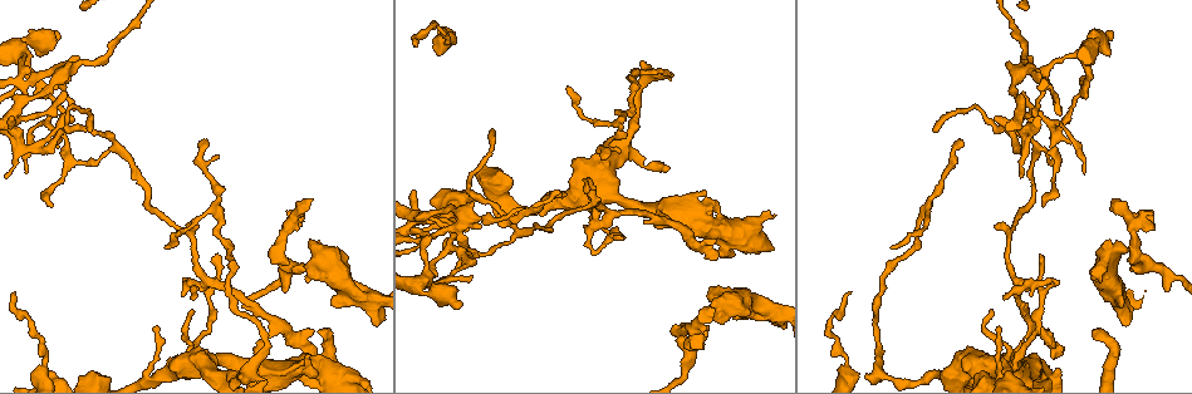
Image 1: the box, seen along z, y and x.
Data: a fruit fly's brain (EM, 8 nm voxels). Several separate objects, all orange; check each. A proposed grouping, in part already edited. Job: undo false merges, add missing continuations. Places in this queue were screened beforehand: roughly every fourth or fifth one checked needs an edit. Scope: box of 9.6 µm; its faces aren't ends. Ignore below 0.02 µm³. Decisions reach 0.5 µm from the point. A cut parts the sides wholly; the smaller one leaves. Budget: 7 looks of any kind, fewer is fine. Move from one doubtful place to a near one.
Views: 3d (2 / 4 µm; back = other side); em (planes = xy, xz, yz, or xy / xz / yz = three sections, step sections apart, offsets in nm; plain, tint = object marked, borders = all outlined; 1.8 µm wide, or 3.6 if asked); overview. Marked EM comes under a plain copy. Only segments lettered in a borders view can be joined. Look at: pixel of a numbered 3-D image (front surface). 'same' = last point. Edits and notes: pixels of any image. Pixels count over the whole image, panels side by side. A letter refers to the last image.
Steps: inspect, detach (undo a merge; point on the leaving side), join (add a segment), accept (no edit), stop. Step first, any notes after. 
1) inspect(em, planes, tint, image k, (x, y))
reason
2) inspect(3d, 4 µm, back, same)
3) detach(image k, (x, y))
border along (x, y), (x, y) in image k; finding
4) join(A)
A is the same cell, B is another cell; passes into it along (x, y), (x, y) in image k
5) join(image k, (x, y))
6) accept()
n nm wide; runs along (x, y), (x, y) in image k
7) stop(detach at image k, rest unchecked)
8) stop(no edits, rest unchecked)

inspect(3d, 4 µm, image 1, (737, 318))
thick end

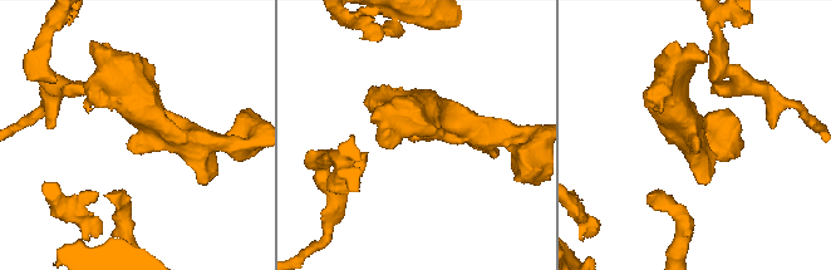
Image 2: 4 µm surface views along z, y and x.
inspect(em, planes, borders, image 2, (694, 153))
arms of 280, 480 nm

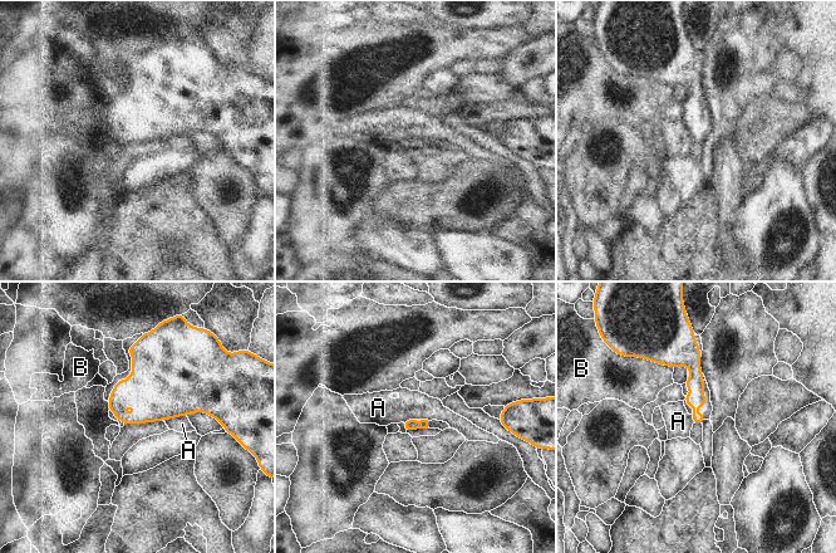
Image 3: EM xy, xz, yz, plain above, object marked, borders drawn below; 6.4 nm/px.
accept()
B touches over 240 nm; A and B are other cells; border along (186, 415), (162, 420) in image 3; no lettered segment goes on from it

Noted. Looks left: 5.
inspect(em, 3.6 µm, xy, step 4, borders, image 1, (713, 310))
an open end

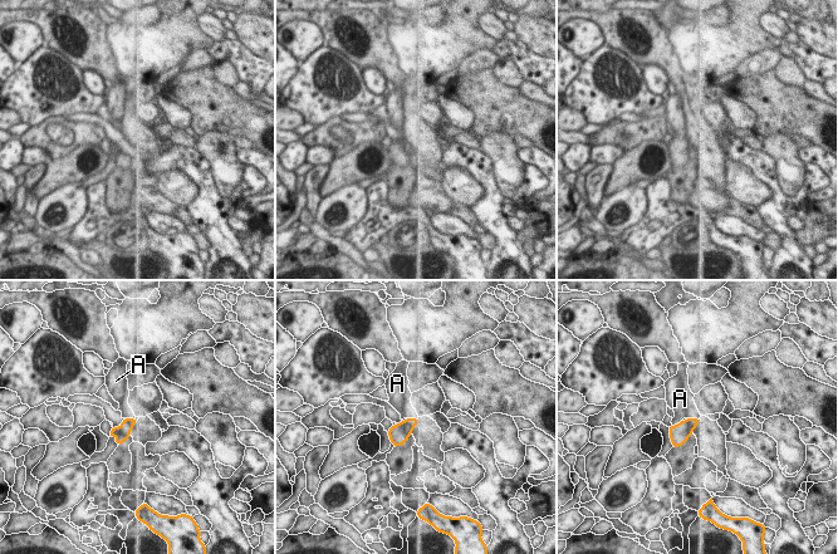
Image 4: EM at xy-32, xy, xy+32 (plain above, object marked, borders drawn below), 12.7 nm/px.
inspect(em, 3.6 µm, planes, borders, same)

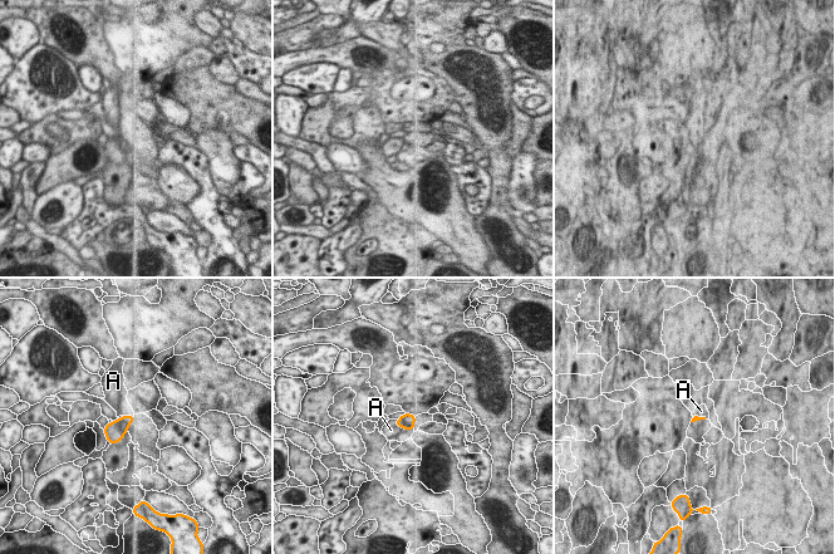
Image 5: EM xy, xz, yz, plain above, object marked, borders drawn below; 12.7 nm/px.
join(A)
A is the same cell; passes into it along (406, 421), (403, 429), (391, 430) in image 5; it goes on there

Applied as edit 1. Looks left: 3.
inspect(overview)
redraw

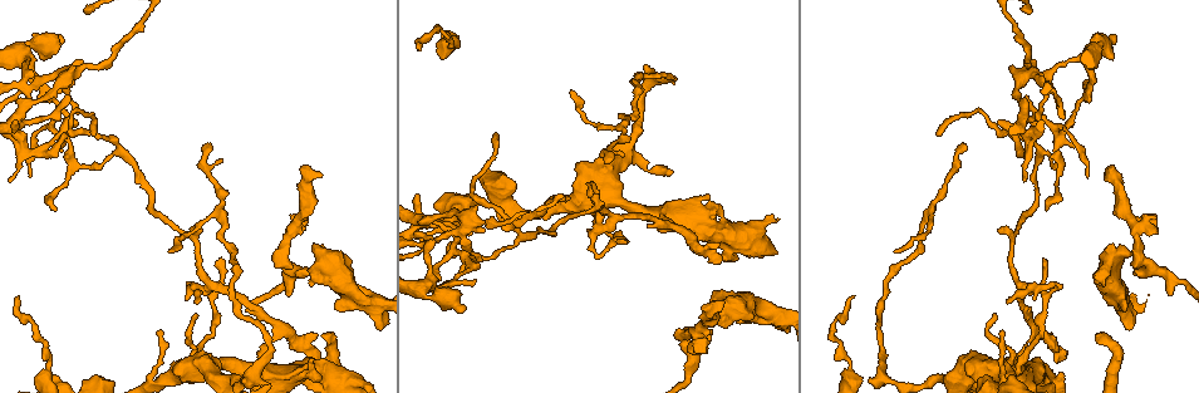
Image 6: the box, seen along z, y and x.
inspect(3d, 4 µm, back, image 6, (1073, 146))
three arms meet

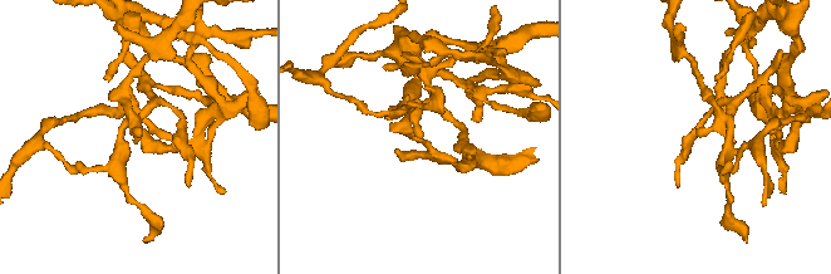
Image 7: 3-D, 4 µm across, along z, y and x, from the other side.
inspect(em, planes, borders, image 7, (422, 135))
3 arms; shape alone is not enough

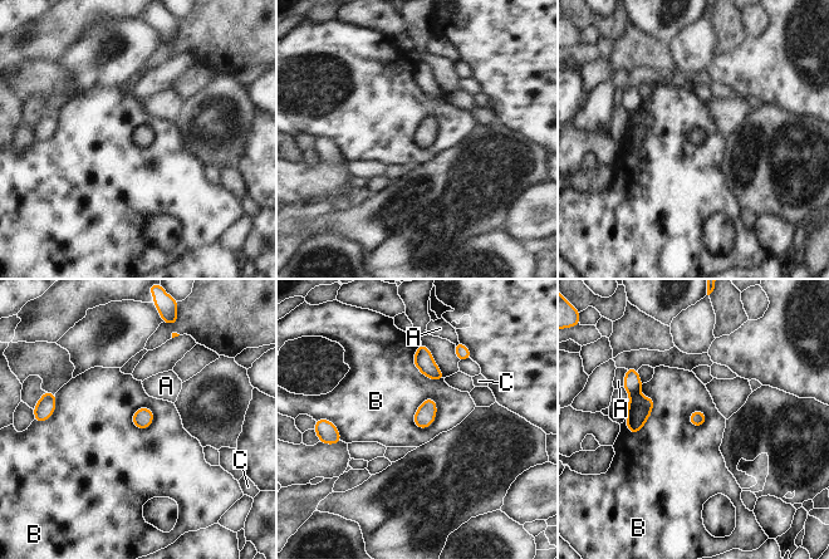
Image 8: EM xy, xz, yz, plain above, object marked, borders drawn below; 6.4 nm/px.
detach(image 8, (639, 407))
100 nm wide; A, B and C are other cells; border along (637, 393), (629, 396) in image 8; two cells meet here

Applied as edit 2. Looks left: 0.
stop(join at image 5, detach at image 8, rest unchecked)

